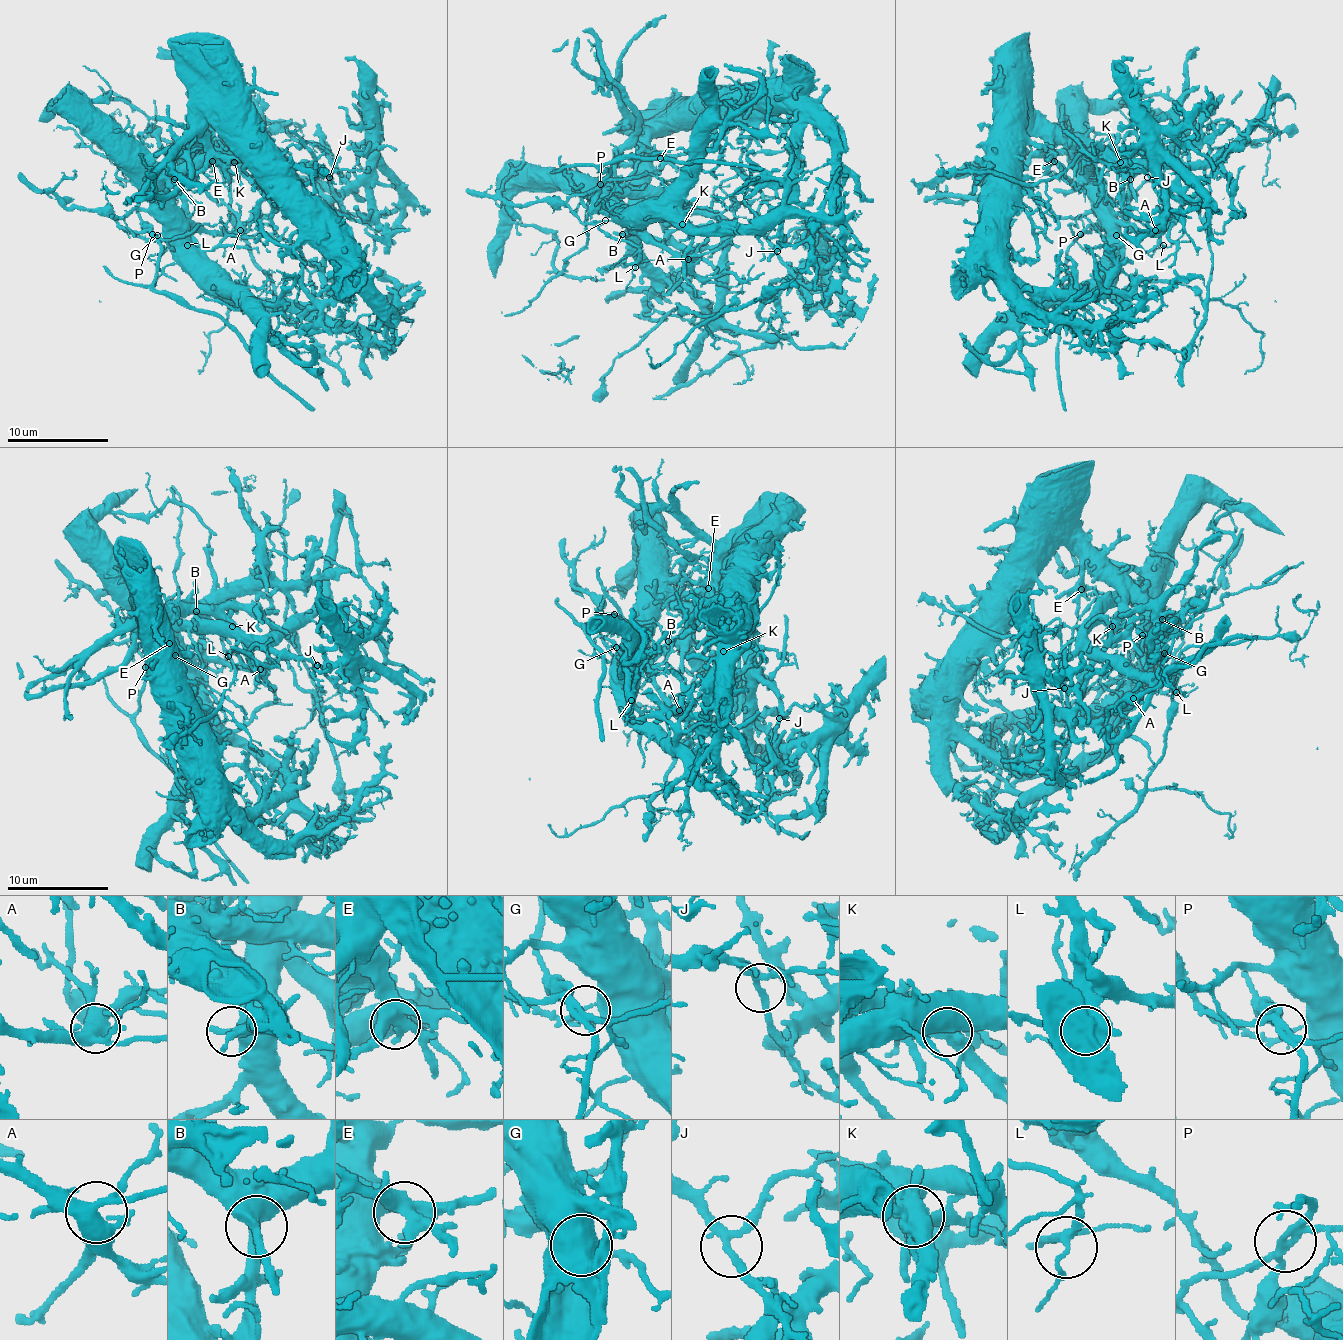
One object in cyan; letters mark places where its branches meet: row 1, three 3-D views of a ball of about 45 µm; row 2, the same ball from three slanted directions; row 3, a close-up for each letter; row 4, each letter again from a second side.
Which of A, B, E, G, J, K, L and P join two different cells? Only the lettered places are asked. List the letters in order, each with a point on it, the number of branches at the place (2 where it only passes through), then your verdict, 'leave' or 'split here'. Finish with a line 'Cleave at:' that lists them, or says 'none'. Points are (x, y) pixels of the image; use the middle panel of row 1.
A: at (688, 259); 6 branches meet; leave
B: at (622, 234); 2 branches meet; leave
E: at (660, 158); 5 branches meet; leave
G: at (605, 220); 2 branches meet; split here
J: at (777, 251); 3 branches meet; leave
K: at (682, 224); 5 branches meet; split here
L: at (635, 267); 4 branches meet; leave
P: at (600, 184); 4 branches meet; split here
Cleave at: G, K, P

